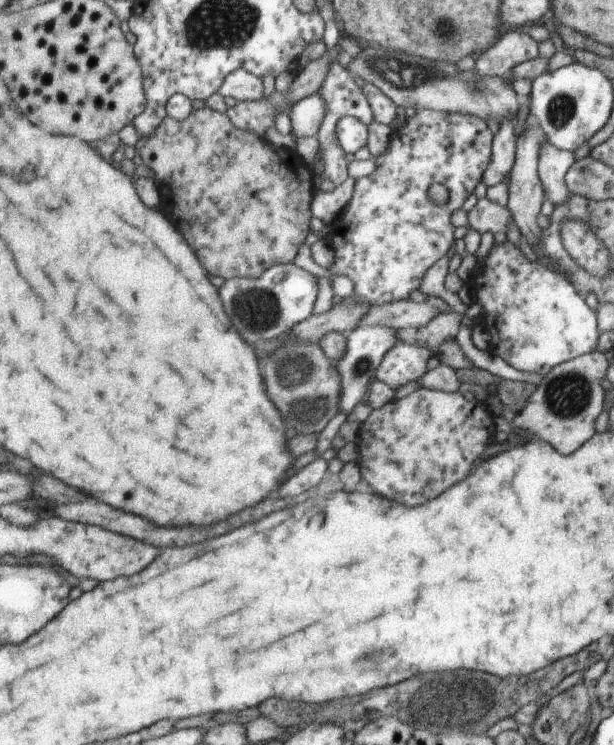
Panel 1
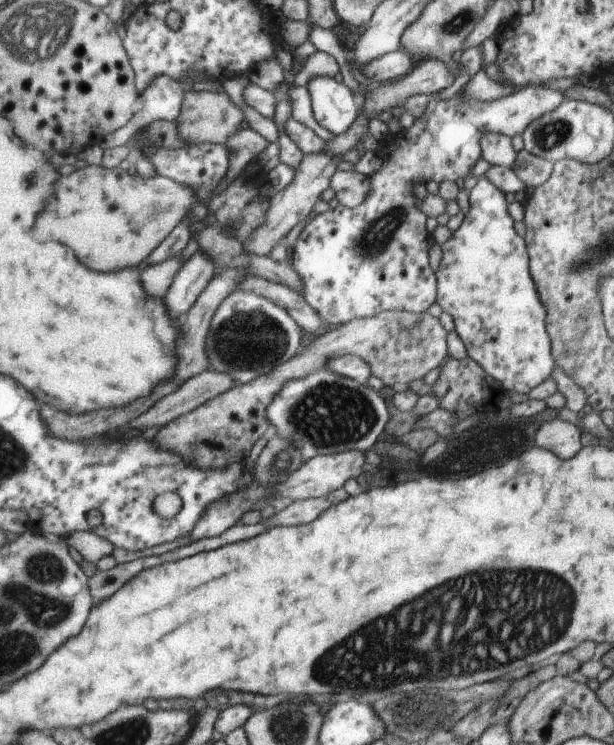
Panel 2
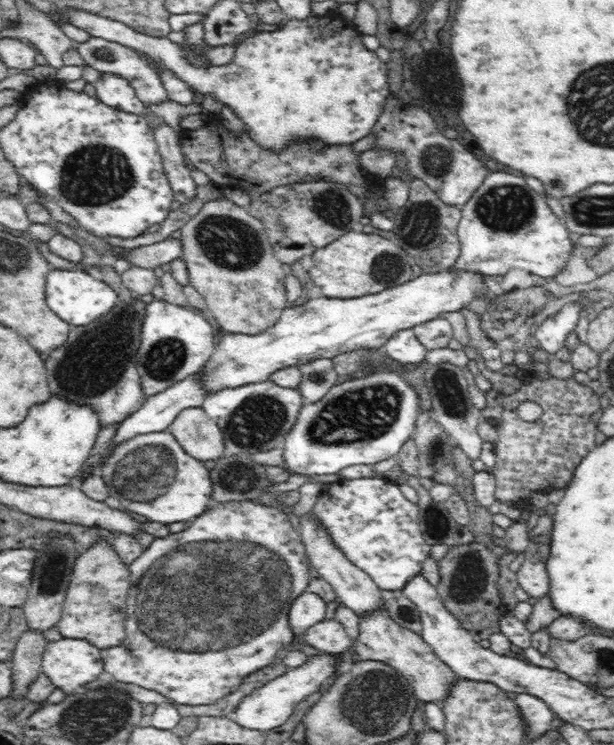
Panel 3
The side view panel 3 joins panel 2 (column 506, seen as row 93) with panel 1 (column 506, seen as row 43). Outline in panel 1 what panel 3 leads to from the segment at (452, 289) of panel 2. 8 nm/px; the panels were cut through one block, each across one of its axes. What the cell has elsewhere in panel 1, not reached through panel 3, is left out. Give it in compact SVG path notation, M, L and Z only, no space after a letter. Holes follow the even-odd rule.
M501 120L499 130L495 132L493 140L493 153L490 157L490 164L483 171L482 182L485 186L495 186L510 175L514 166L515 132L514 122ZM505 240L502 244L493 242L485 258L479 262L470 278L463 280L471 290L471 304L479 304L482 330L489 332L489 351L500 357L517 371L545 376L554 366L579 355L595 351L597 346L597 320L593 310L585 304L584 297L560 274L531 261L519 249L519 244Z

